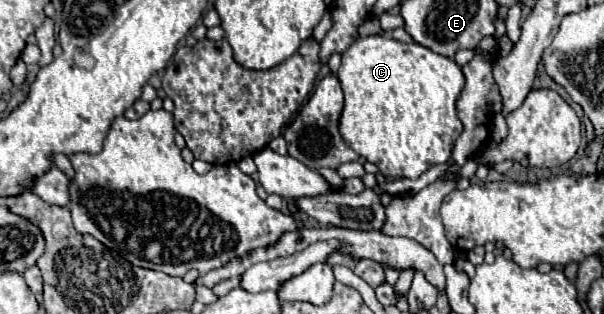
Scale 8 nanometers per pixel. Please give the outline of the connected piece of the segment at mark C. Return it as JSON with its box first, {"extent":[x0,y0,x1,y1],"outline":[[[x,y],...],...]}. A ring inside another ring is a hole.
{"extent":[337,36,465,180],"outline":[[[367,36],[357,38],[353,46],[343,52],[337,78],[345,94],[339,132],[357,154],[373,162],[385,176],[415,180],[431,166],[443,164],[451,158],[453,144],[463,132],[457,112],[457,96],[461,96],[465,86],[465,76],[455,60],[421,44],[405,44],[387,36]]]}

